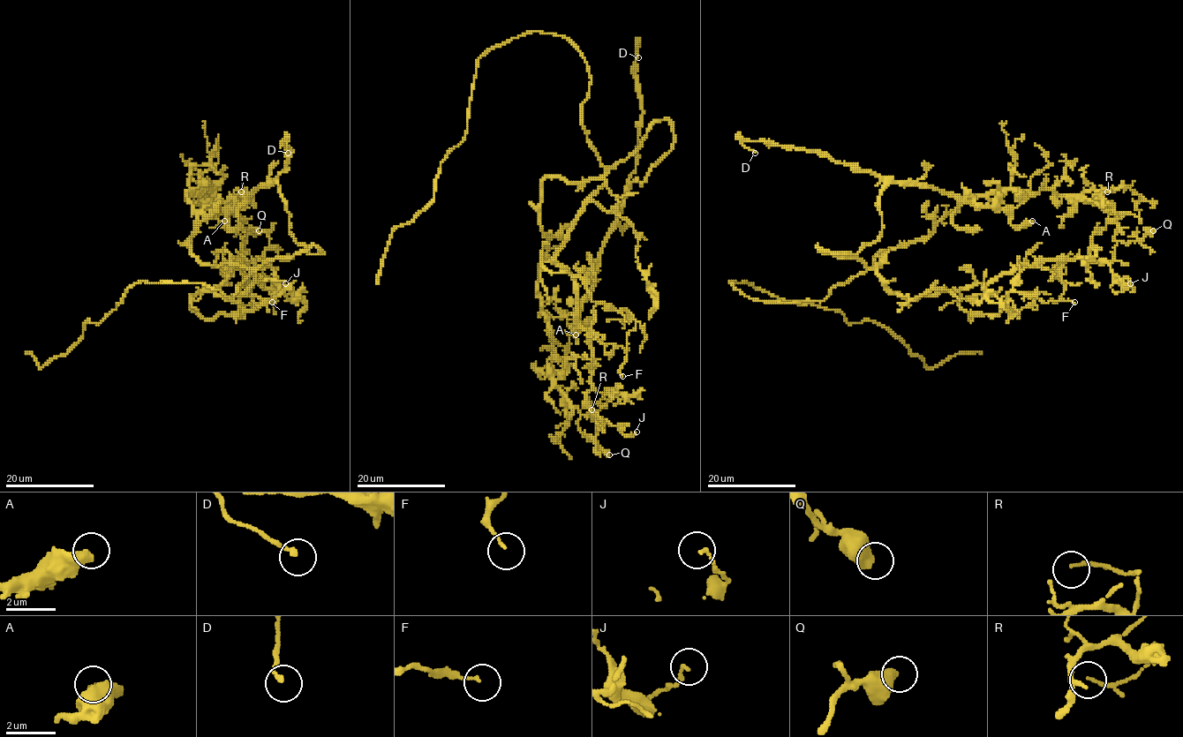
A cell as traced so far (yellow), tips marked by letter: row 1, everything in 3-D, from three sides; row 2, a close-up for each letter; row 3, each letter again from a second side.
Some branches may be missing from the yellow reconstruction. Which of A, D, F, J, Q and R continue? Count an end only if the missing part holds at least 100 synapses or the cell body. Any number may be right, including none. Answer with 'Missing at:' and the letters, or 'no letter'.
Missing at: no letter

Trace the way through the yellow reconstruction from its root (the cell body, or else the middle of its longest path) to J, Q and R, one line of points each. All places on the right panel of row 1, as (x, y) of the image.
J: (818, 301), (867, 270), (919, 297), (1051, 259), (1102, 260), (1122, 288), (1130, 283)
Q: (818, 301), (867, 270), (889, 290), (919, 297), (991, 283), (1051, 259), (1110, 261), (1118, 241), (1153, 230)
R: (818, 301), (880, 265), (883, 251), (926, 239), (963, 201), (1051, 188), (1110, 210), (1101, 198), (1107, 191)

